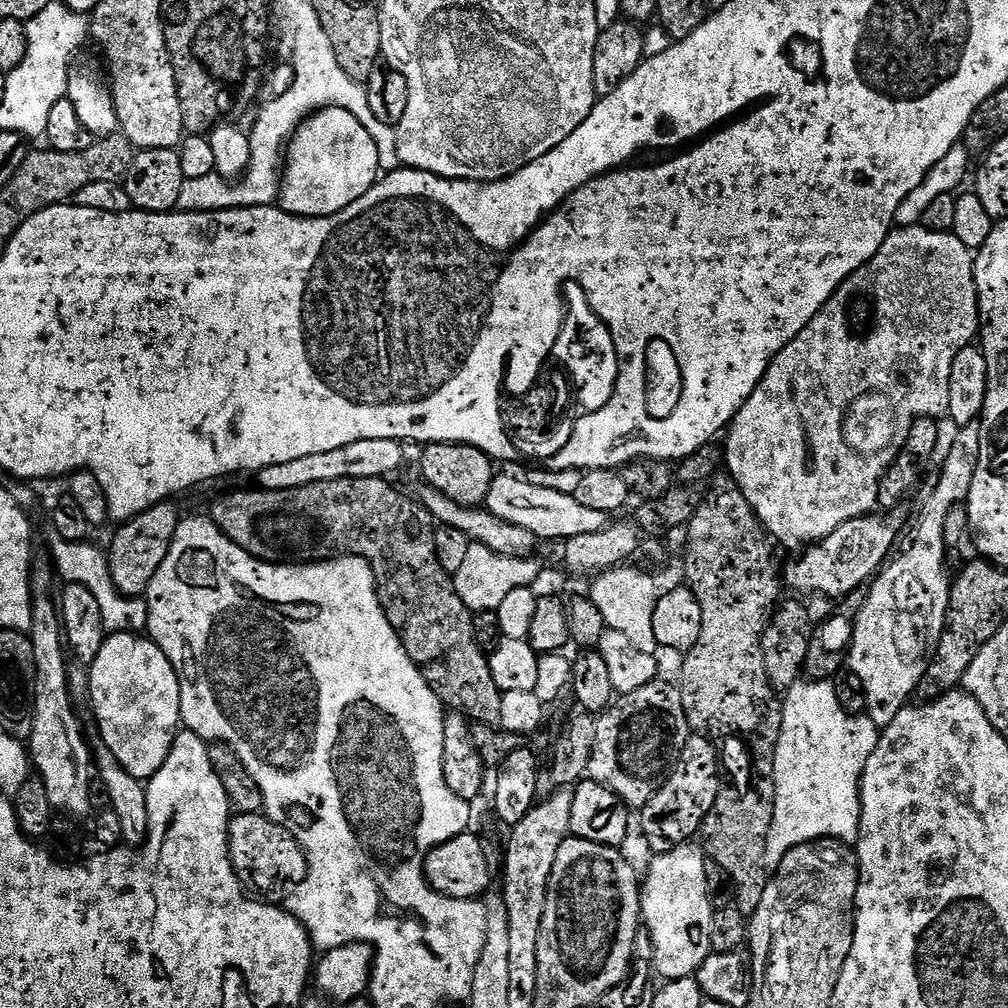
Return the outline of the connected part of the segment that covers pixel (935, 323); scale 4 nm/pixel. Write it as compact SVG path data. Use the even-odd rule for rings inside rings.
M923 226L911 228L893 227L888 237L882 242L878 254L863 264L853 276L842 282L842 286L824 304L824 308L816 317L795 336L777 356L772 359L762 382L750 394L750 398L738 410L738 414L726 429L728 441L722 444L723 463L728 466L727 475L735 480L736 486L742 490L746 502L756 511L764 531L773 541L785 540L792 548L803 549L826 539L838 526L850 522L854 518L875 513L878 508L878 490L882 478L888 473L888 467L904 451L904 441L908 439L908 429L917 420L942 418L948 416L950 406L950 370L954 370L954 358L958 358L960 351L969 347L972 340L977 339L981 331L980 326L980 295L976 289L976 261L973 249L962 246L958 238L950 232L935 232ZM869 288L876 299L876 321L868 332L868 340L852 333L852 324L848 321L848 307L855 296L860 296ZM887 344L900 344L896 348L896 360L888 352L876 360L872 352L880 352Z

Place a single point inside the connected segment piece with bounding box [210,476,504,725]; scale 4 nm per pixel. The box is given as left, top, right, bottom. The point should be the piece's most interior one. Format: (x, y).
(368, 517)

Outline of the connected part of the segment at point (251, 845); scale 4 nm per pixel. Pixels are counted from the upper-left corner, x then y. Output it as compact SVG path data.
M241 812L233 815L230 825L232 865L245 889L256 894L280 892L287 884L295 886L308 877L308 856L295 835L264 815L268 814Z

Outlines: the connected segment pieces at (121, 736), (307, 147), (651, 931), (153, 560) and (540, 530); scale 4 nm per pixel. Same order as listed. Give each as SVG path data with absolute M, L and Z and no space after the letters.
M114 632L105 639L102 650L98 650L98 658L87 669L88 695L91 703L100 708L100 716L108 723L112 731L111 751L116 753L116 761L134 778L142 782L151 780L158 770L168 761L172 743L181 727L180 719L180 683L178 674L162 654L162 650L151 638L135 632Z
M323 108L321 112L313 112L297 128L286 145L286 163L282 168L282 183L278 197L279 207L294 216L332 216L353 204L358 198L362 198L362 194L369 192L376 184L382 169L380 148L366 125L364 120L354 118L350 110Z
M691 843L681 844L678 848L671 848L669 852L661 852L655 857L656 861L648 868L648 877L642 880L640 894L640 914L646 931L652 938L652 945L656 951L654 968L657 973L664 975L665 981L681 980L687 976L695 977L702 962L713 953L710 926L714 907L712 898L707 890L705 853L699 847L692 848Z
M165 502L150 506L142 514L132 520L125 520L119 525L112 545L106 548L110 578L114 578L114 586L127 596L143 597L148 591L150 582L154 582L154 574L158 574L158 566L166 562L166 554L170 554L172 541L176 539L176 531L182 519L182 513L175 508L175 503Z
M497 474L492 479L486 508L498 518L514 526L522 526L522 530L530 530L537 539L543 541L546 539L563 542L578 534L594 534L598 530L607 528L610 523L609 514L603 513L602 510L590 510L589 507L582 506L574 496L548 490L531 479L519 480L516 476L504 476L504 474Z

